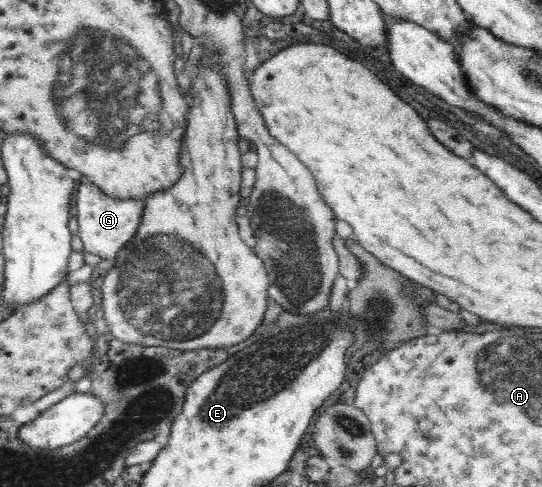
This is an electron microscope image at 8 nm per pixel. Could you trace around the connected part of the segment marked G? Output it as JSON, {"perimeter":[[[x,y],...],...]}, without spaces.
{"perimeter":[[[82,181],[76,194],[77,221],[84,251],[96,254],[104,260],[115,260],[118,251],[136,234],[145,209],[143,199],[120,200],[104,194],[95,184]]]}

